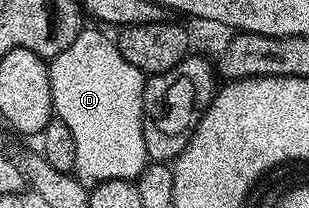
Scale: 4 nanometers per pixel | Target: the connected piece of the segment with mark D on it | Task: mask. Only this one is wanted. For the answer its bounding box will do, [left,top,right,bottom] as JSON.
[49,26,149,186]

